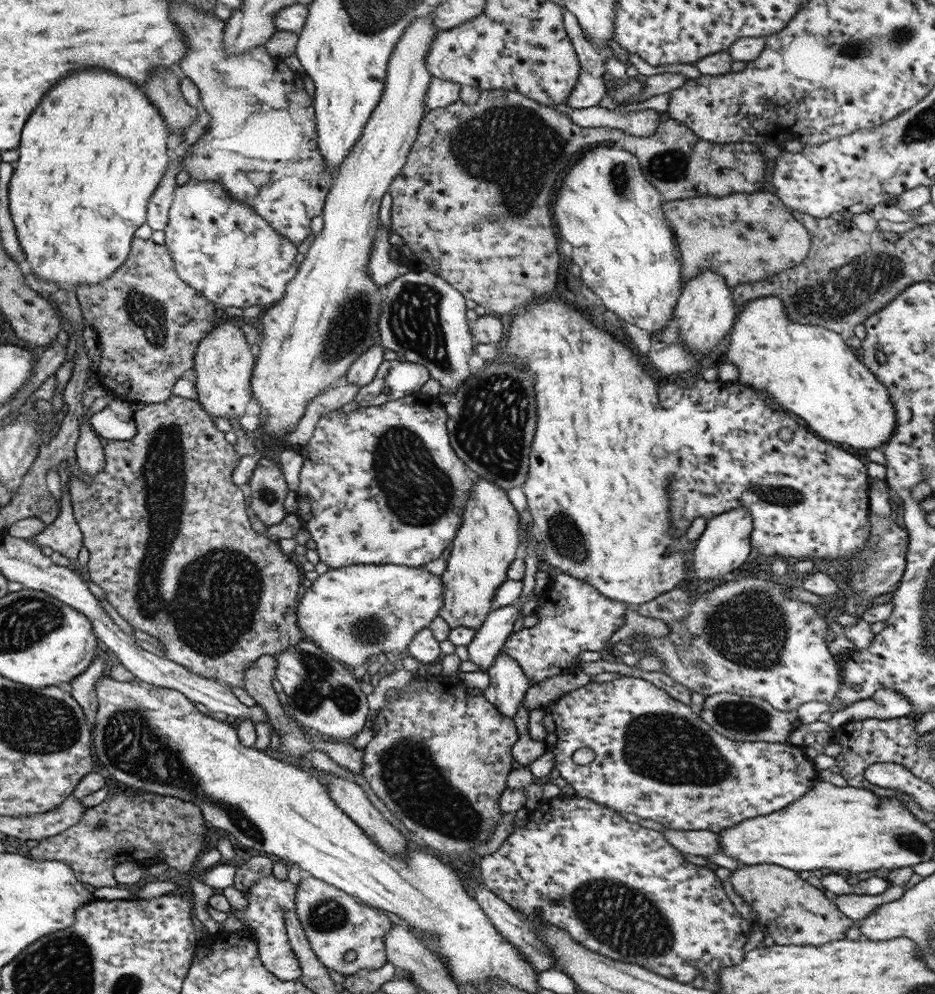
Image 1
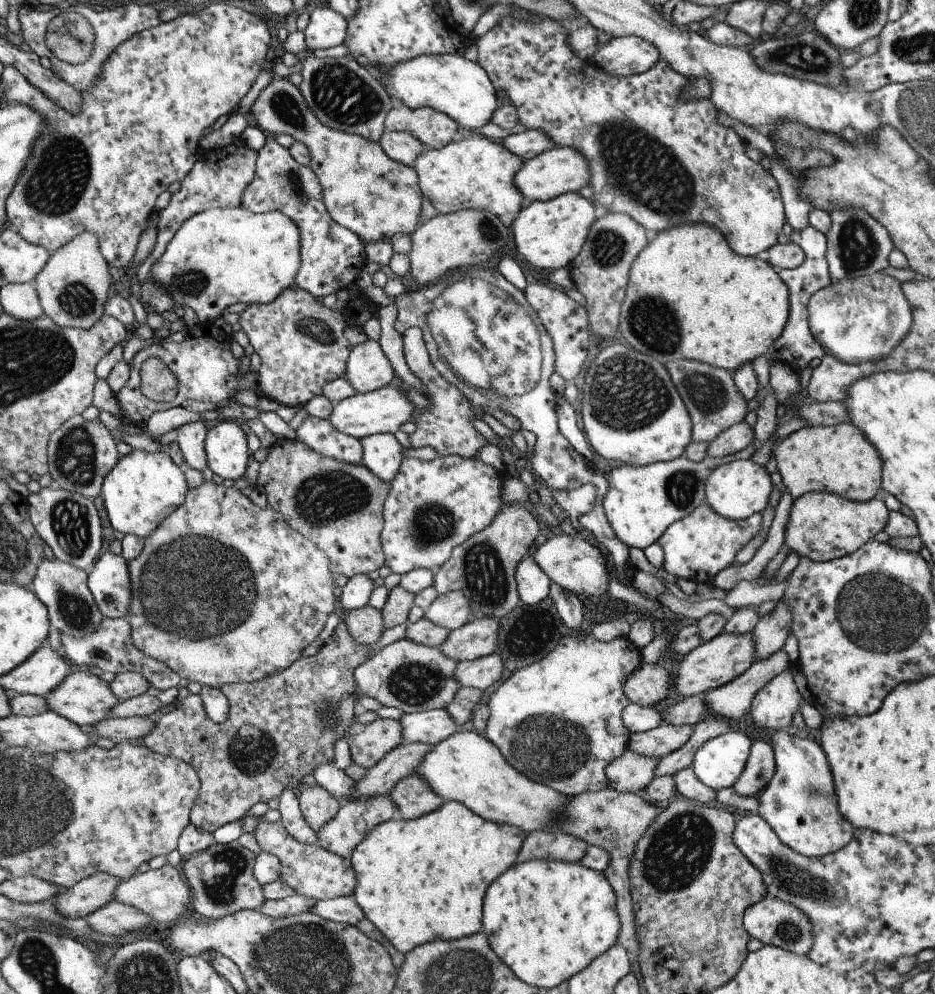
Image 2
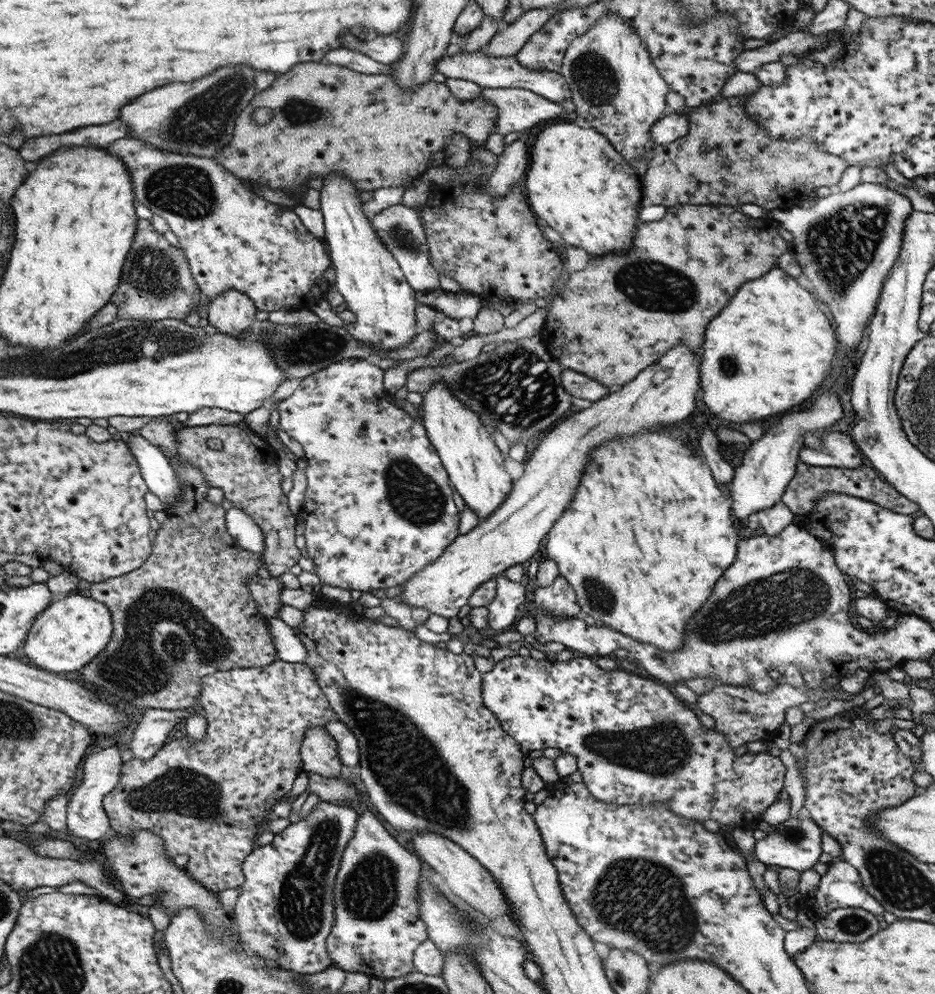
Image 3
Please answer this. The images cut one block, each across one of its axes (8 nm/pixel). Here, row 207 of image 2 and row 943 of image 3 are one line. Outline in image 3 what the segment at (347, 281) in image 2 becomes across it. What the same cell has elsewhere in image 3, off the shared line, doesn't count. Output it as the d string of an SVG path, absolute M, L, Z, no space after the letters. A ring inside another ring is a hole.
M320 800L303 820L290 823L286 829L274 835L272 842L259 846L245 859L245 884L238 887L240 895L233 908L237 911L238 930L249 952L256 952L261 960L274 960L278 966L300 975L319 973L333 964L328 940L336 916L334 888L346 845L356 828L356 820L358 815L353 808Z

